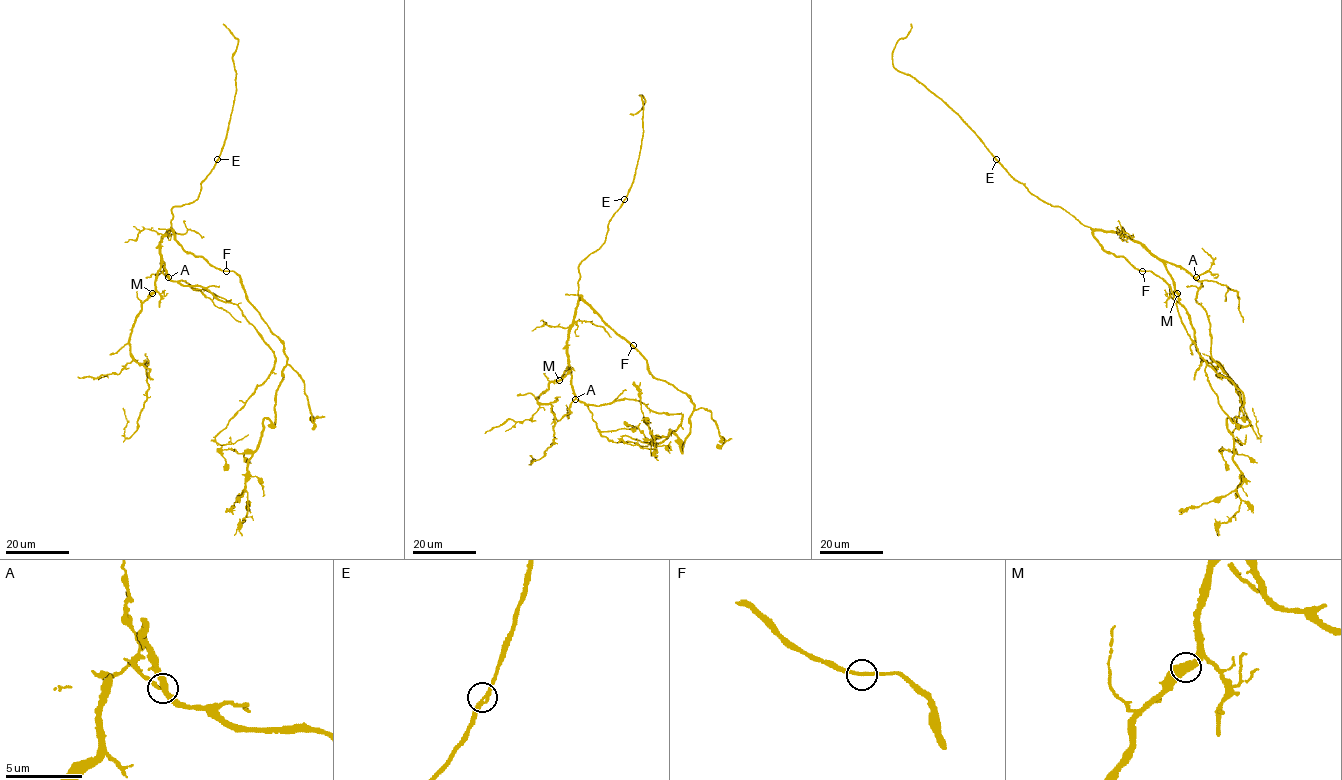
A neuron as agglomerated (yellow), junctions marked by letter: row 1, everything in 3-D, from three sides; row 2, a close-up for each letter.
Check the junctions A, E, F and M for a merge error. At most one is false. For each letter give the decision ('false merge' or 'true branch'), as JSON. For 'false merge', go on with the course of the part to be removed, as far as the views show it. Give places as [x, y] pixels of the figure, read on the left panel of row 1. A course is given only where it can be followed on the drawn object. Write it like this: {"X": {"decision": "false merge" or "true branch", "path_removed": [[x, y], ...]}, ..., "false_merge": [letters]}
{"A": {"decision": "true branch"}, "E": {"decision": "true branch"}, "F": {"decision": "true branch"}, "M": {"decision": "true branch"}, "false_merge": []}

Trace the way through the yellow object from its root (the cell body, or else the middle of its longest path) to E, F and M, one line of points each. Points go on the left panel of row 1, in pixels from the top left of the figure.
E: (187, 253), (173, 234), (171, 209), (197, 198), (200, 185), (217, 159)
F: (187, 253), (203, 257), (226, 271)
M: (187, 253), (172, 230), (162, 238), (161, 266), (152, 293)

